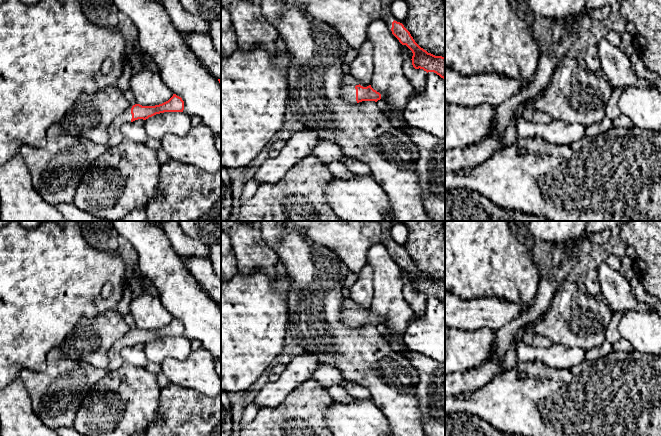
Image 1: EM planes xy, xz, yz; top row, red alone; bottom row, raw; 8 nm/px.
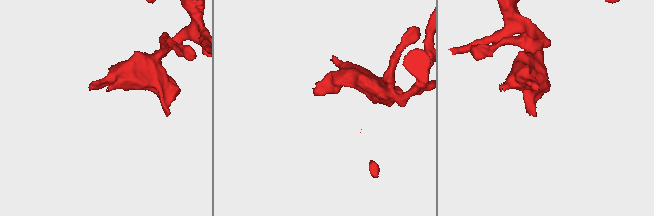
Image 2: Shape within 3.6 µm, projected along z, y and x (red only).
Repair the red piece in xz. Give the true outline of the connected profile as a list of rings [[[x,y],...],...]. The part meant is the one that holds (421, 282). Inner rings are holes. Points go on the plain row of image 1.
[[[385,230],[381,241],[389,255],[399,264],[402,269],[406,269],[413,277],[412,289],[415,293],[434,296],[445,304],[445,281],[435,280],[421,272],[413,263],[406,249],[398,246],[389,232]]]

